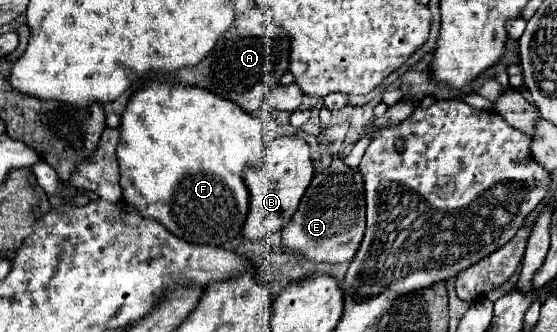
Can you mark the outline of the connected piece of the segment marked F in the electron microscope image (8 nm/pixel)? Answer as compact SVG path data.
M148 80L144 84L142 90L138 90L126 104L126 110L122 112L122 122L120 122L120 142L116 148L116 156L118 156L118 164L120 164L120 186L124 192L124 200L128 204L132 204L142 216L146 218L156 218L162 226L166 226L174 236L182 236L184 240L192 242L192 244L224 244L230 238L238 236L244 220L246 220L246 212L248 212L248 188L244 184L242 172L246 166L254 166L258 168L264 160L264 138L262 138L262 124L258 118L254 118L252 114L244 112L242 108L238 108L234 102L230 100L222 100L220 96L214 96L212 92L206 92L204 88L198 86L182 86L182 84L172 84L172 82L164 82L164 80Z

